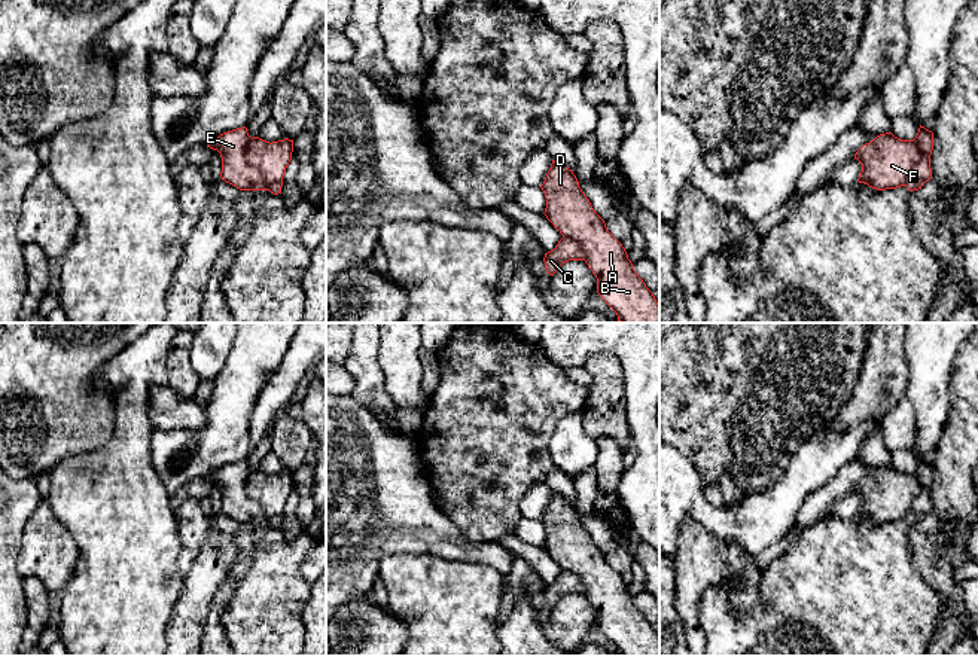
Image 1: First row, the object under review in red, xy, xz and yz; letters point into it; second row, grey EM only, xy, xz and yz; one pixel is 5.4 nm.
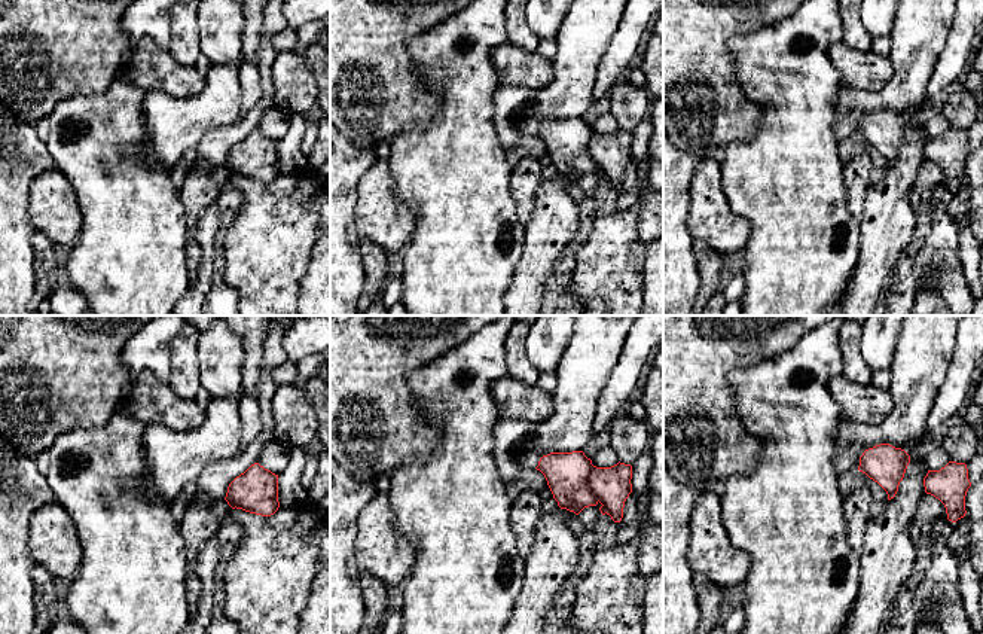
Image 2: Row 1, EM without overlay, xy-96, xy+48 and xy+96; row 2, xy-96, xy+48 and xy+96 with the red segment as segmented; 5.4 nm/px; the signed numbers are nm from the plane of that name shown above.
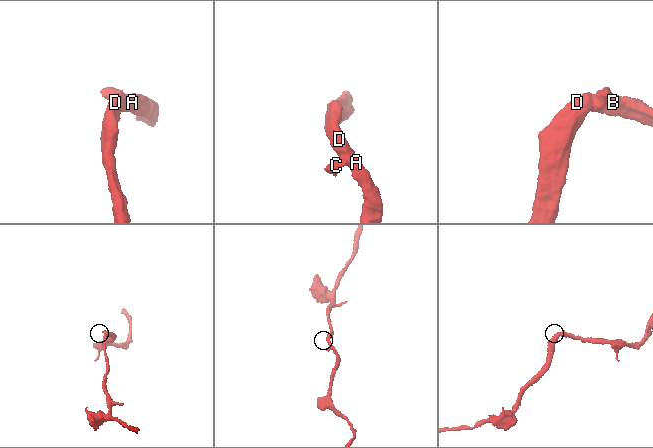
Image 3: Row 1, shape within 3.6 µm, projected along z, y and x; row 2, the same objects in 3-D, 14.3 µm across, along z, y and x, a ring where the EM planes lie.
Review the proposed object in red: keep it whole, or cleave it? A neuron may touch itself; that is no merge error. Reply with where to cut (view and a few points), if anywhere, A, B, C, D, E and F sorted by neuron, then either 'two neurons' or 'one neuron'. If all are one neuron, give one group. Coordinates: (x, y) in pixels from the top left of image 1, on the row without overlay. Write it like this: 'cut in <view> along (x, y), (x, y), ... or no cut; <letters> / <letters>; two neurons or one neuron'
cut in xy along (250, 472), (246, 481), (246, 493), (261, 507), (267, 522); A B D F / C E; two neurons

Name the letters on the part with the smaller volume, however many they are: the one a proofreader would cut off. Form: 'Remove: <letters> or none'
Remove: C, E

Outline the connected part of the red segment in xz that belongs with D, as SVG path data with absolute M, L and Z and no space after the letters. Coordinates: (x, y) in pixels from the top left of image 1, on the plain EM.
M552 492L540 521L546 531L543 547L563 570L582 580L585 596L597 611L597 626L616 646L618 655L659 656L659 637L592 541L573 504Z

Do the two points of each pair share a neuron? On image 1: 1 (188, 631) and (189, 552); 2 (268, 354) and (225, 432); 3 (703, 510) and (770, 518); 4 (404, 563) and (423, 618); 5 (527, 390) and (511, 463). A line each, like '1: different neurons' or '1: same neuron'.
1: different neurons
2: same neuron
3: same neuron
4: same neuron
5: same neuron

